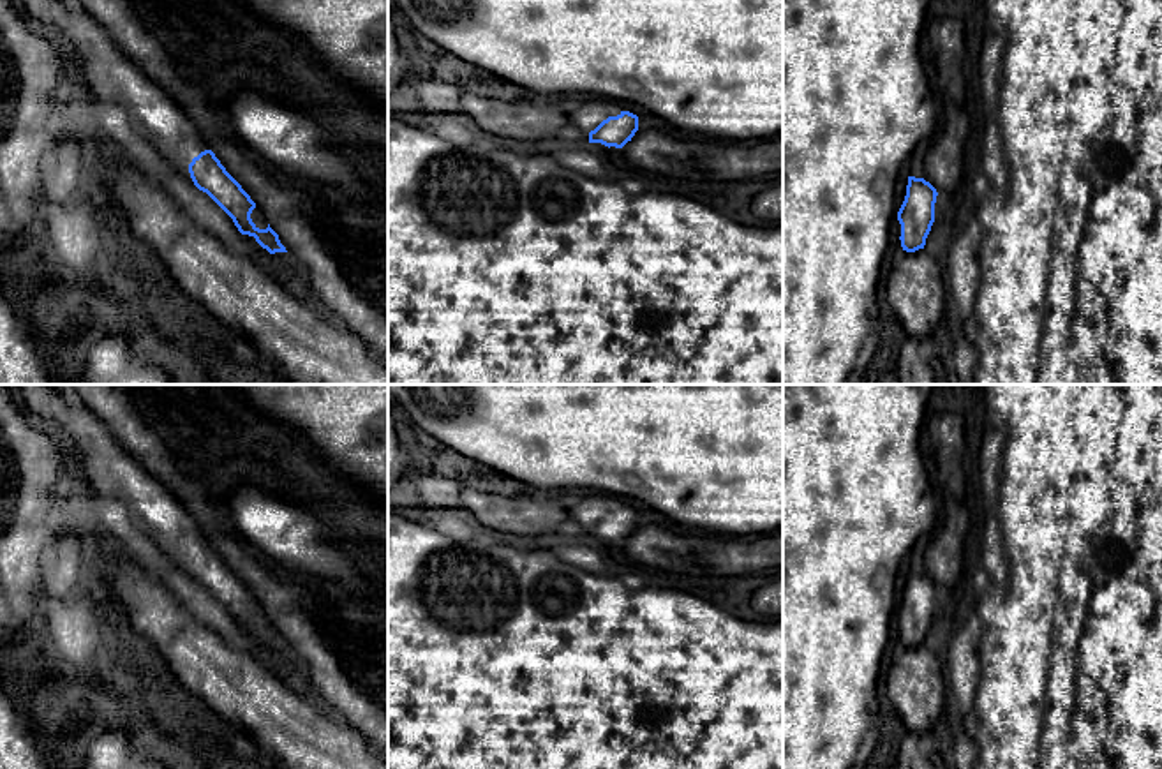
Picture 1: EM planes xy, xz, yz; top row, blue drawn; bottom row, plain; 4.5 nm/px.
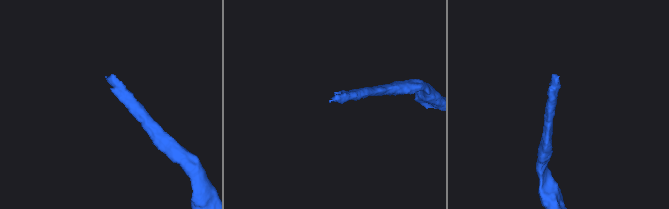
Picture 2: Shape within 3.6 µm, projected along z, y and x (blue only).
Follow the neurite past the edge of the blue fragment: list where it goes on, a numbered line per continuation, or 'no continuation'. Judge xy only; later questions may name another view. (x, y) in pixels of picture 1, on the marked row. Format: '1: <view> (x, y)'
1: xy (156, 117)

